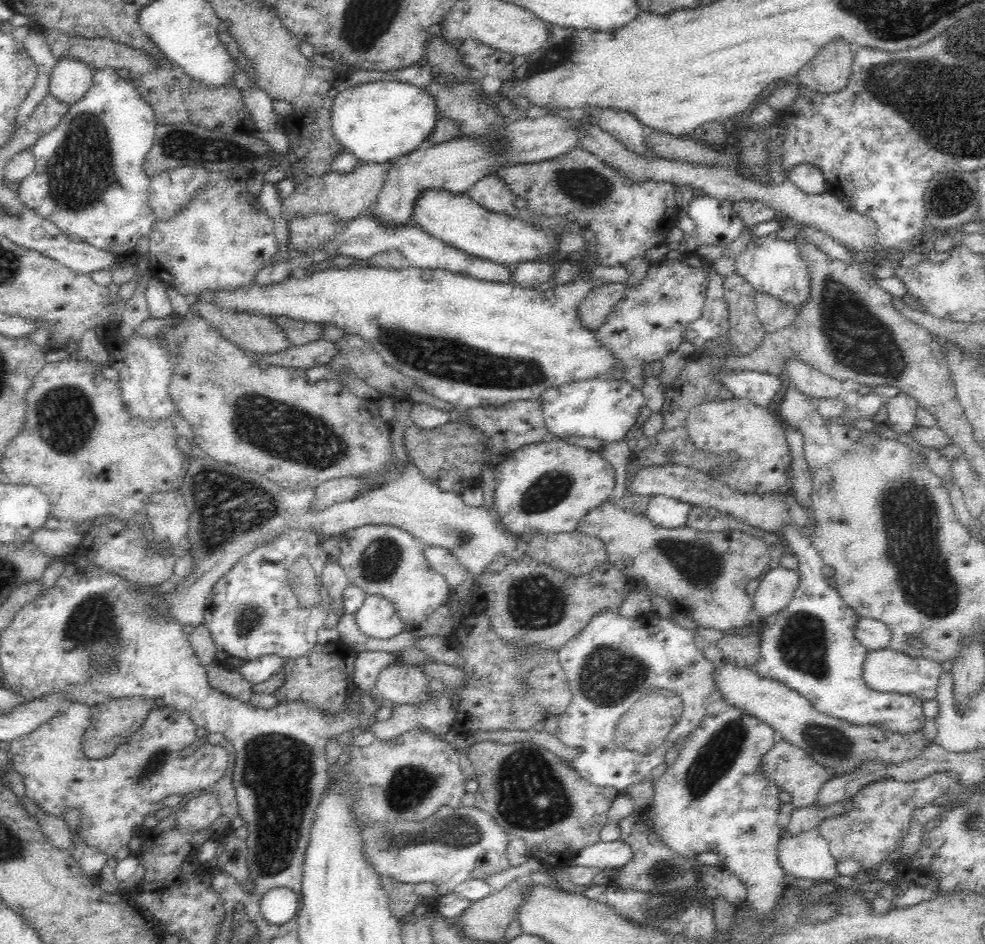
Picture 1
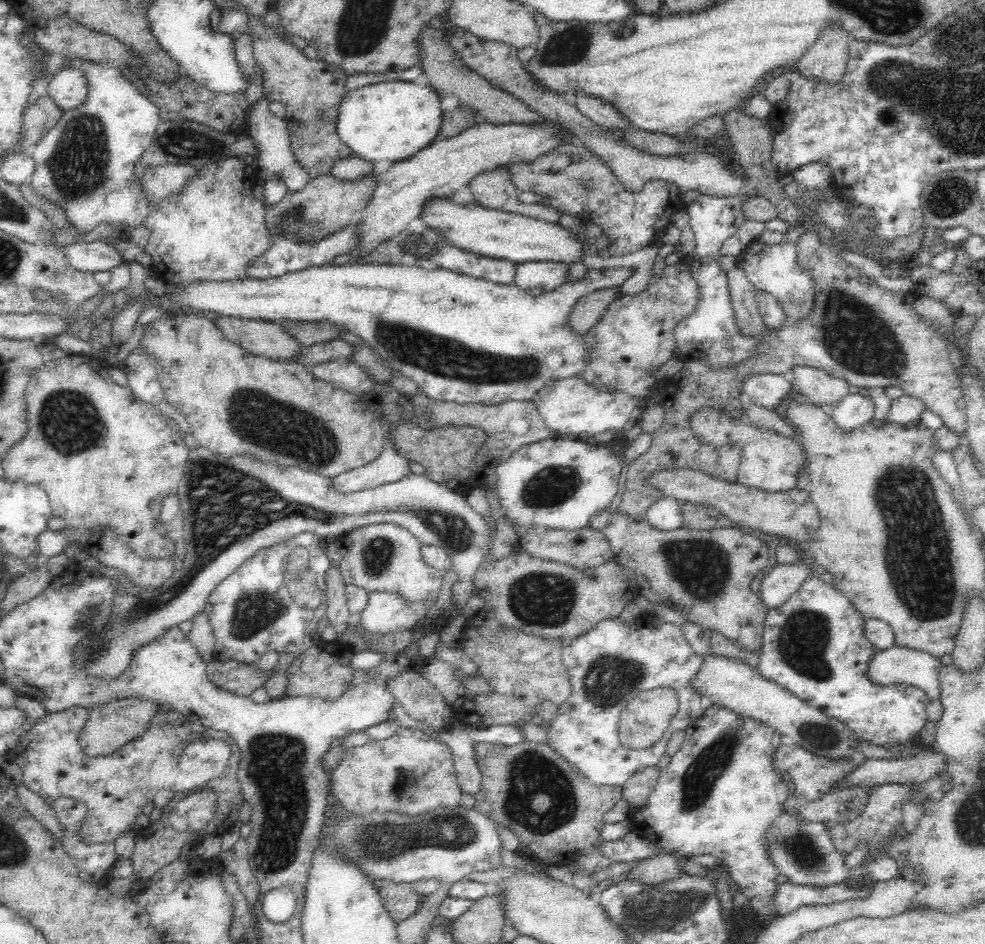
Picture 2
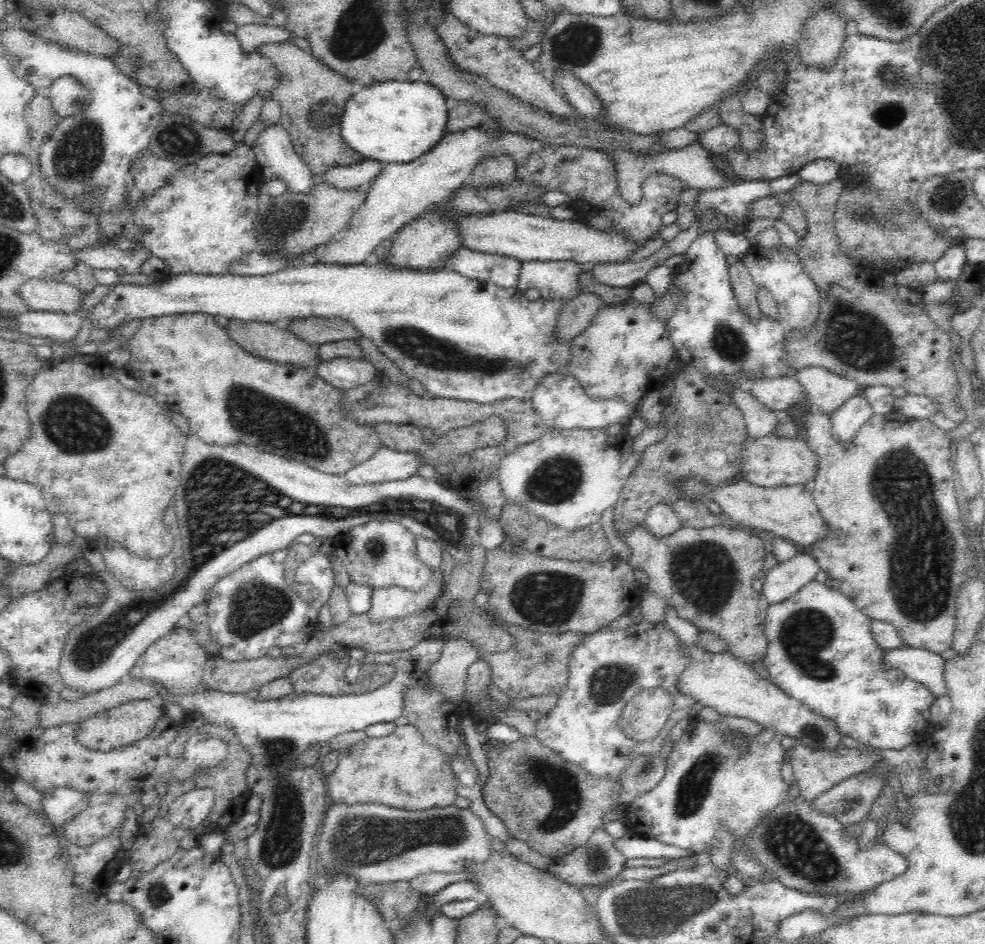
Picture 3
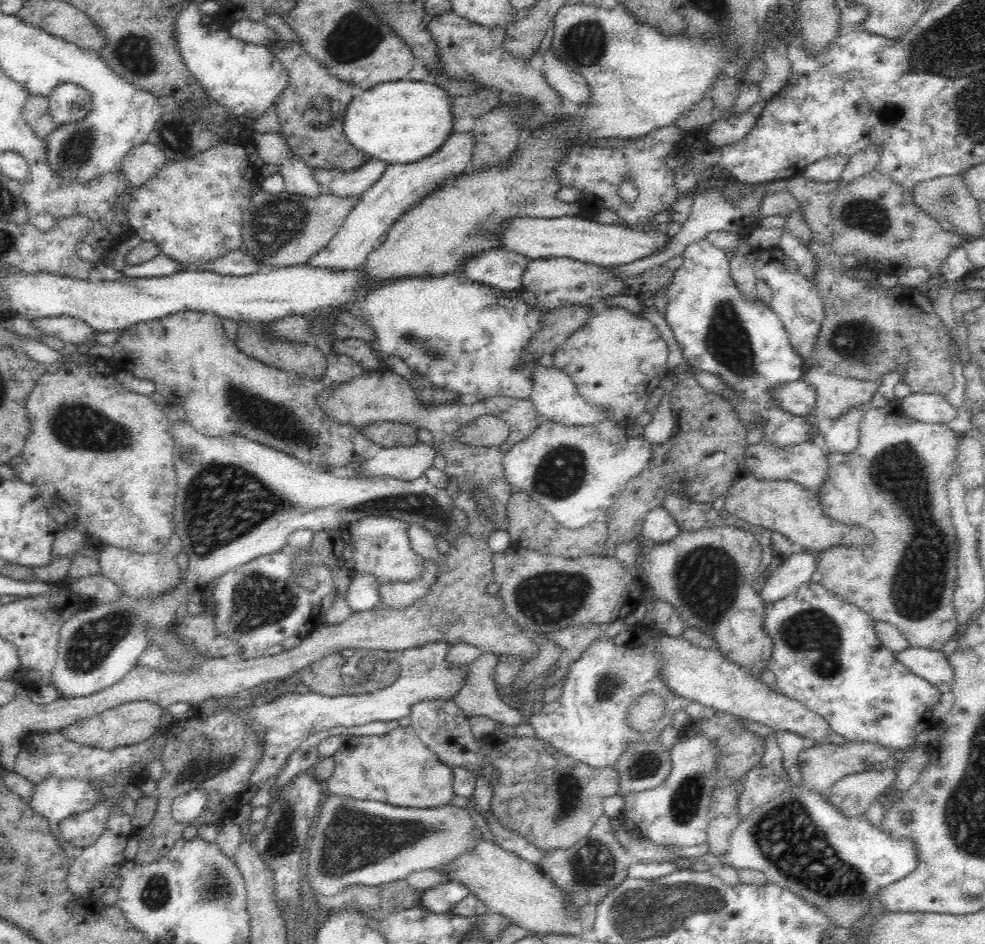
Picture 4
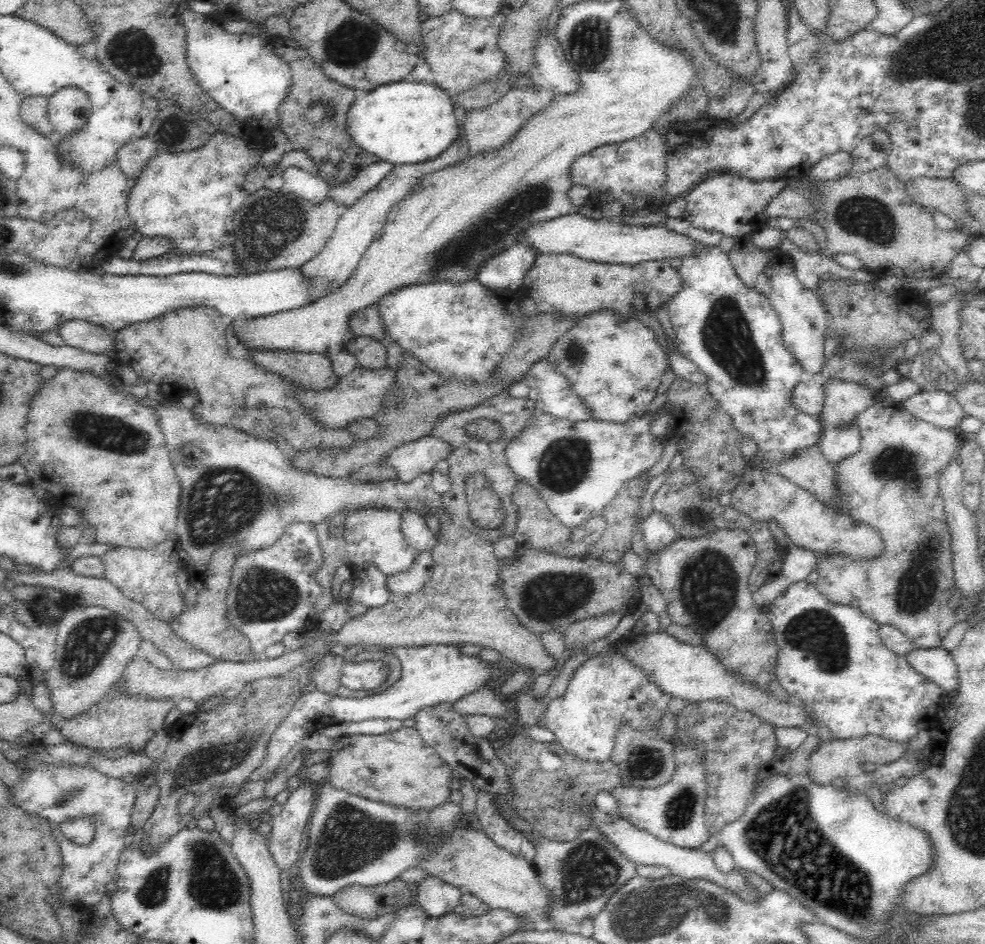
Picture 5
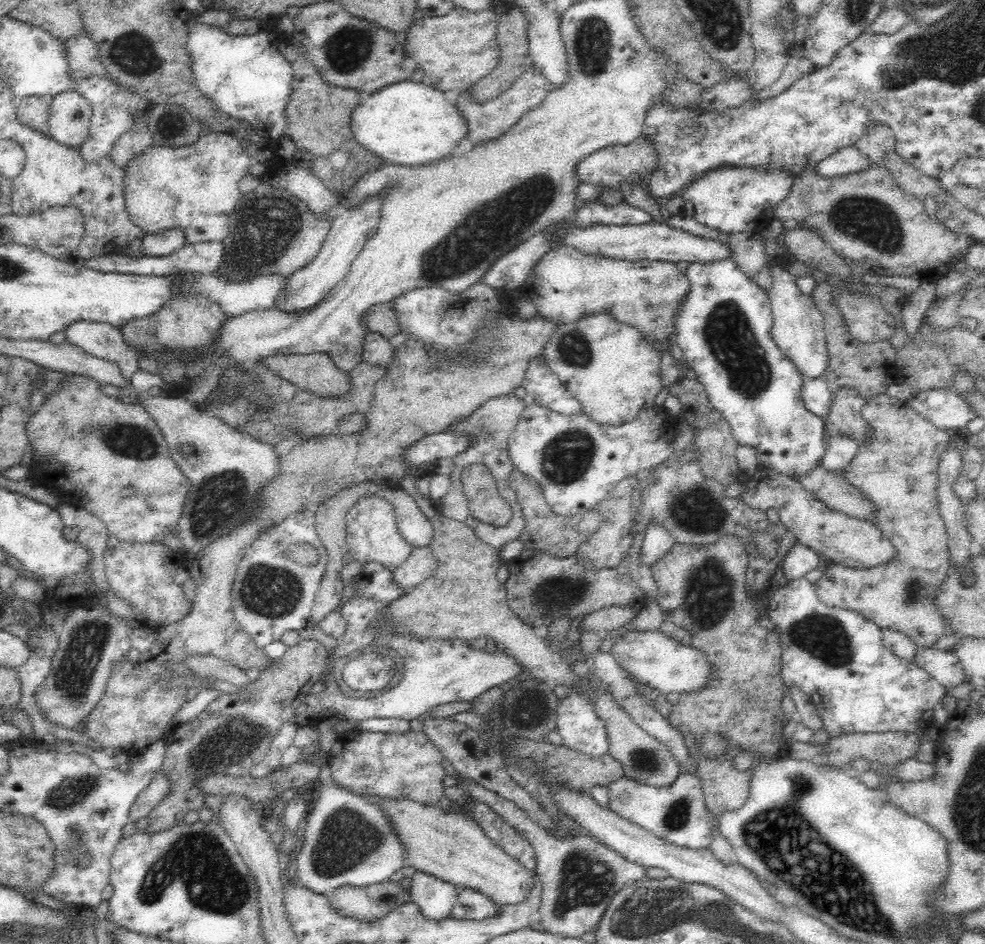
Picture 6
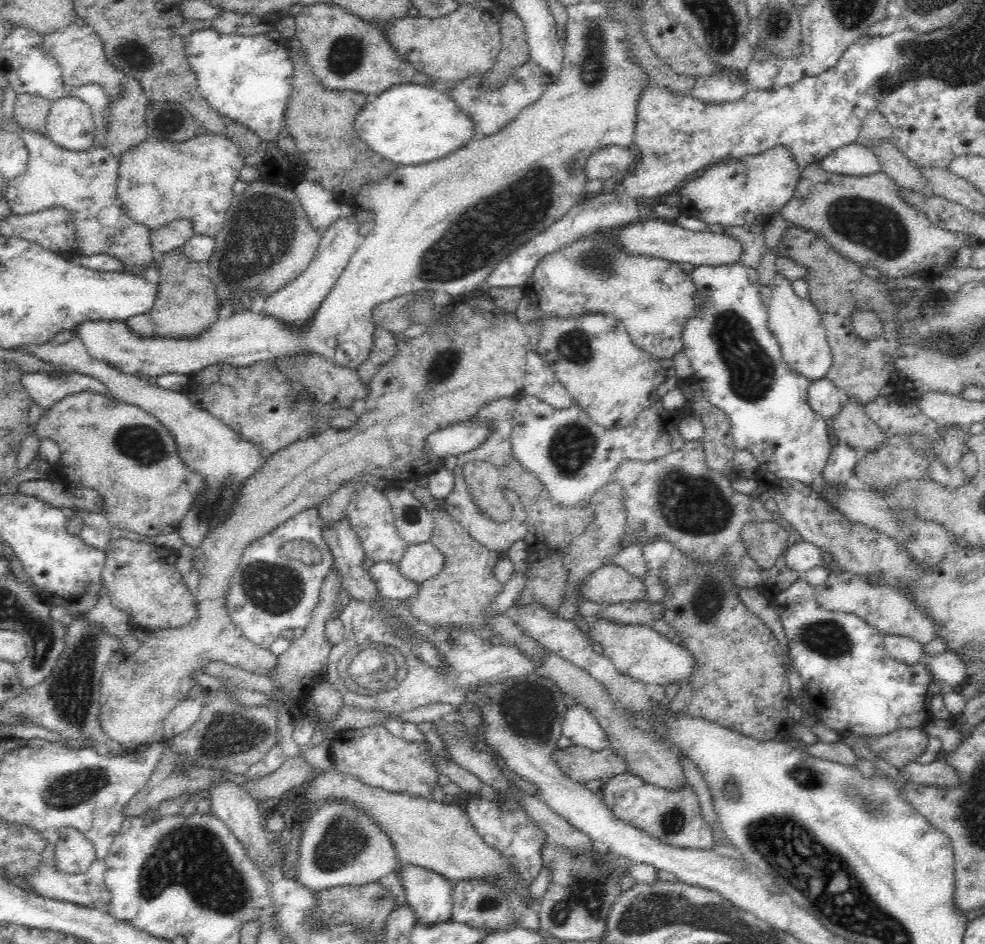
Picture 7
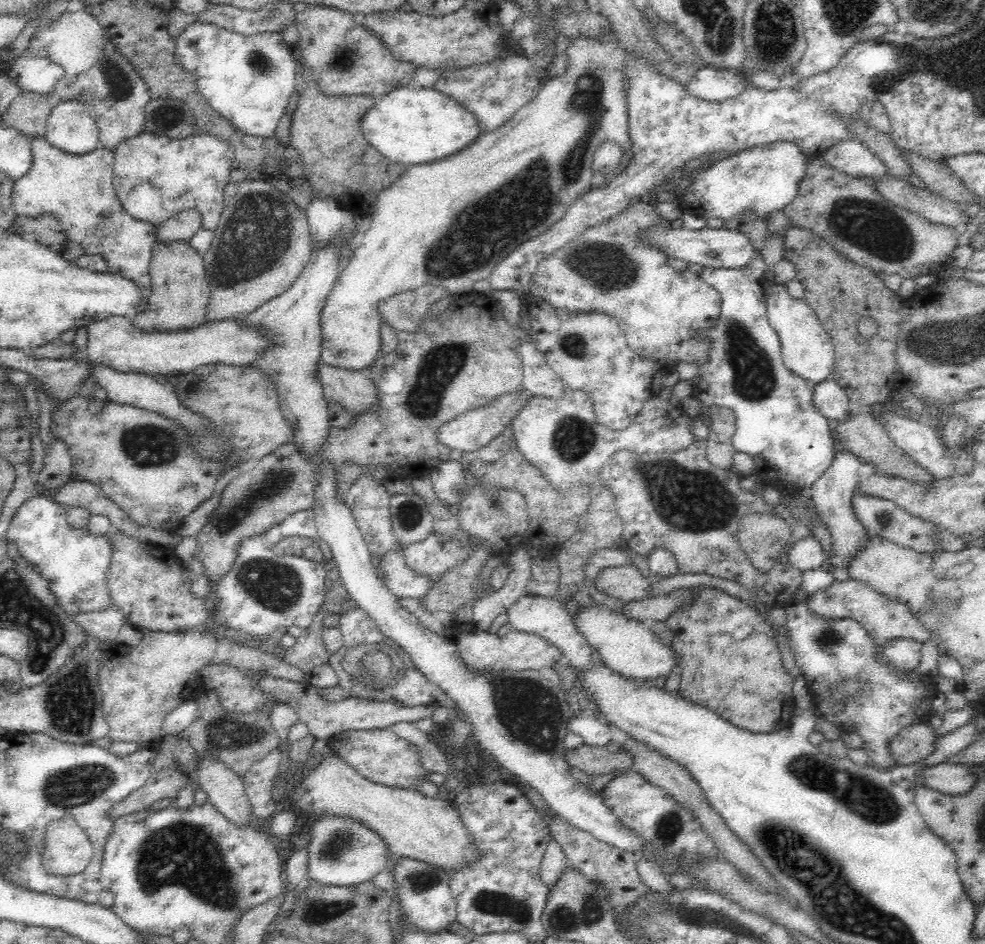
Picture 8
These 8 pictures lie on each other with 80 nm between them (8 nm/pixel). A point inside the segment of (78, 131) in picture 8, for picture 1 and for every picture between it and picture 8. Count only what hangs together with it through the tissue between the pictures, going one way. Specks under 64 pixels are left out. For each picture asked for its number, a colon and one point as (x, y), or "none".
1: (70, 79)
2: (69, 86)
3: (68, 95)
4: (67, 102)
5: (68, 108)
6: (69, 112)
7: (70, 123)

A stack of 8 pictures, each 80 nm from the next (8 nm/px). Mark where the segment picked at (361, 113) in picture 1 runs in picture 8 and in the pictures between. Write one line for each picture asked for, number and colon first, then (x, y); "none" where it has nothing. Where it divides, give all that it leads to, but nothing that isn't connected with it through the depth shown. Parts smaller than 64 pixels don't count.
2: (392, 120)
3: (395, 121)
4: (401, 121)
5: (406, 122)
6: (408, 123)
7: (410, 124)
8: (410, 125)

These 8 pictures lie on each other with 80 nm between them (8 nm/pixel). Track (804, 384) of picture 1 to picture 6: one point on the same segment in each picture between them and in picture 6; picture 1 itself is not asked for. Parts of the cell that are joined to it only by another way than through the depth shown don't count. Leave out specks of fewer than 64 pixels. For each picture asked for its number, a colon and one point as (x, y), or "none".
2: (816, 386)
3: (825, 391)
4: (834, 394)
5: (844, 401)
6: (844, 416)

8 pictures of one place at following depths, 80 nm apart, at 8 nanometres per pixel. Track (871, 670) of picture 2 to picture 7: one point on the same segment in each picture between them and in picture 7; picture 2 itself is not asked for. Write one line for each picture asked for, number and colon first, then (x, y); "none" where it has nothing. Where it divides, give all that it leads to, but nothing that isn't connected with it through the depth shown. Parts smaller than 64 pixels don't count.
3: (924, 667)
4: (932, 665)
5: (936, 664)
6: (941, 665)
7: (947, 667)

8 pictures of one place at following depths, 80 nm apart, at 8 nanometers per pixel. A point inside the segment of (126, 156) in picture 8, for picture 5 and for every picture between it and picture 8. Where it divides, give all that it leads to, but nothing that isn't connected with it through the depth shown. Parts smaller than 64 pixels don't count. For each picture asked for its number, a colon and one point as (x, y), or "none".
5: (191, 198)
6: (195, 187)
7: (159, 181)

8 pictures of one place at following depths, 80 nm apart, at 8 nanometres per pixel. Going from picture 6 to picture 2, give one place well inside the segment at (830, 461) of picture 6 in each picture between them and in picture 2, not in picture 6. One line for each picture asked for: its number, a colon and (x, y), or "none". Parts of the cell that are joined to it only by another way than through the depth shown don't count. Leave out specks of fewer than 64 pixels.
2: (854, 410)
3: (854, 412)
4: (842, 436)
5: (837, 443)

